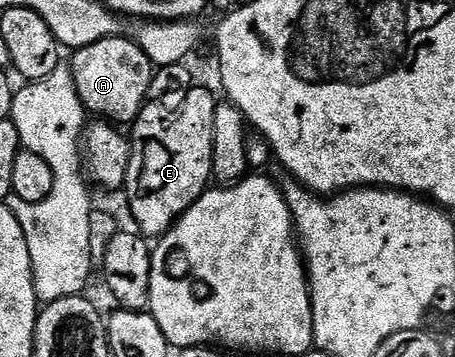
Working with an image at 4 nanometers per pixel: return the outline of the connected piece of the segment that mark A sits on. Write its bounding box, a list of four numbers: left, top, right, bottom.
[69,36,155,126]

